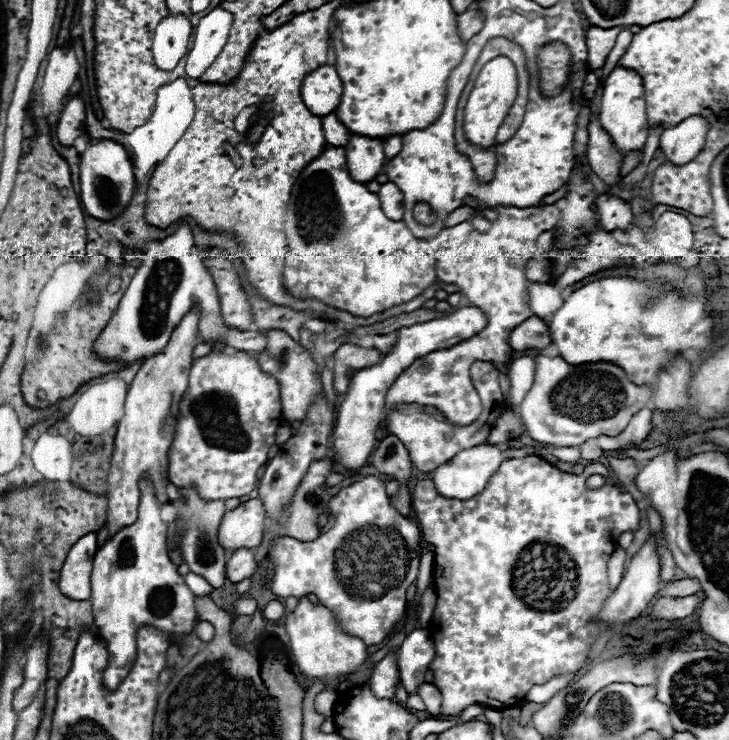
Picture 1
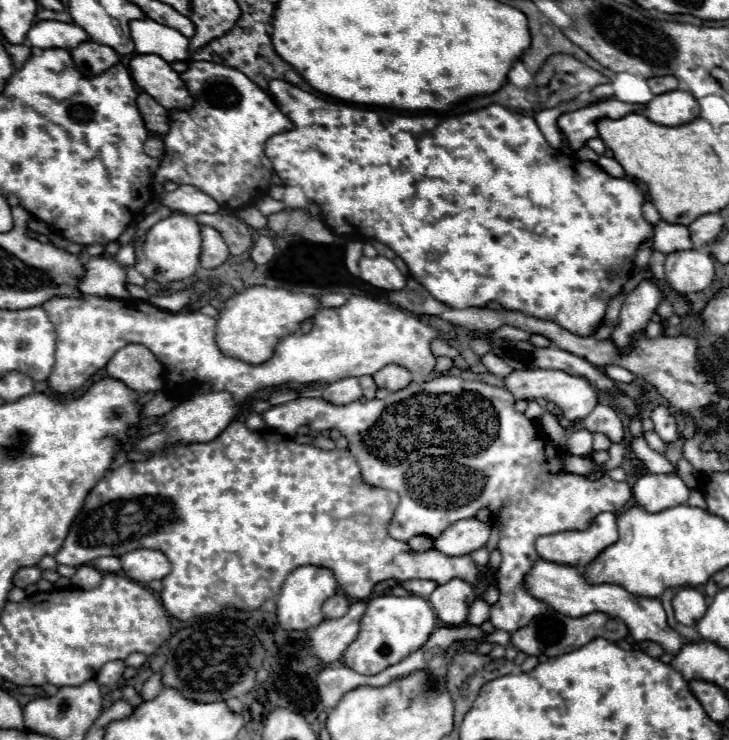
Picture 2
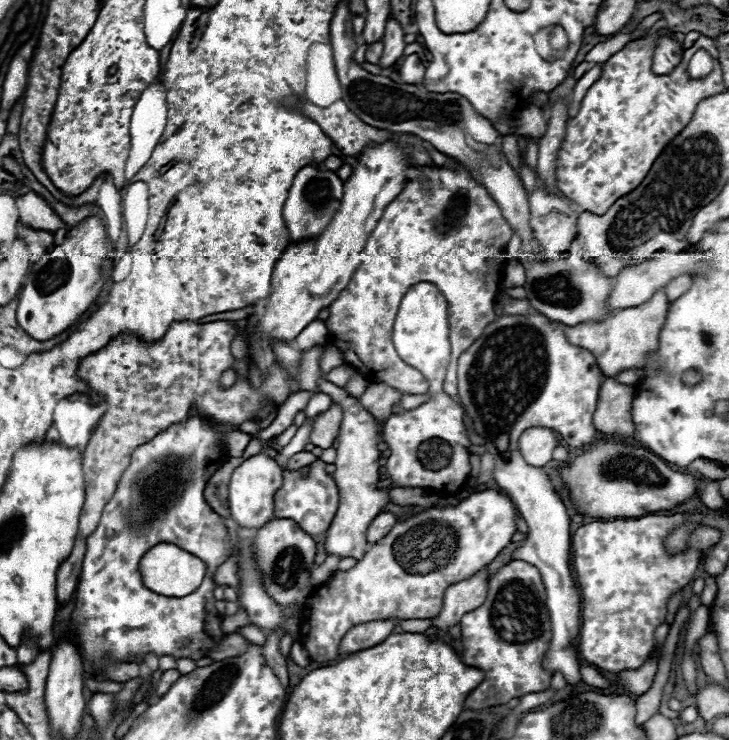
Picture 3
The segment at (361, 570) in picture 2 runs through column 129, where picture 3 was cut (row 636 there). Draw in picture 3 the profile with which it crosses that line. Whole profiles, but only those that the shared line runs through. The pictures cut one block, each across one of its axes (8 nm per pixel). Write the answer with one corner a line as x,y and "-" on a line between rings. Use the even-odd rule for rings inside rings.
514,560
506,566
502,566
496,574
490,576
488,582
488,596
486,602
462,616
462,662
466,666
478,668
484,672
484,680
476,690
470,692
466,700
466,708
480,710
496,704
506,704
512,698
520,698
530,692
542,692
550,686
548,670
542,668
542,660
548,652
548,610
546,610
546,590
540,578
540,572
522,560

